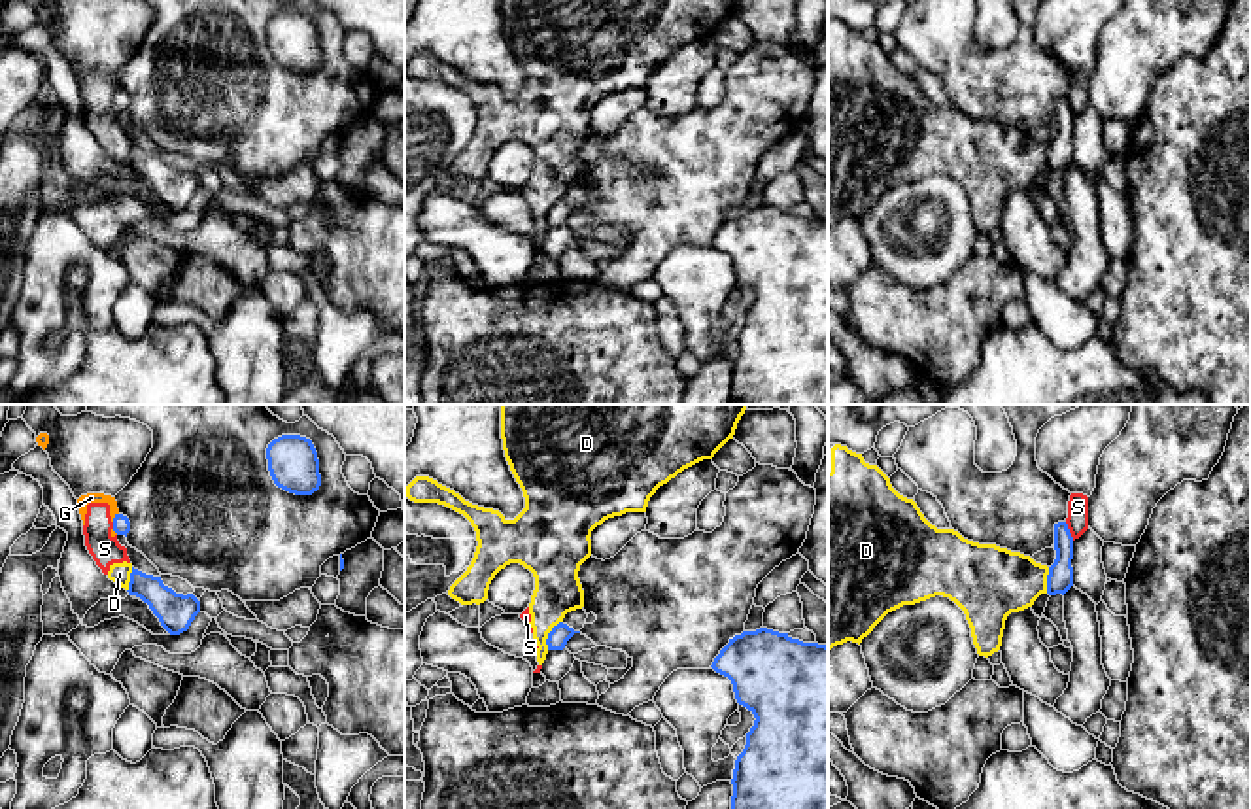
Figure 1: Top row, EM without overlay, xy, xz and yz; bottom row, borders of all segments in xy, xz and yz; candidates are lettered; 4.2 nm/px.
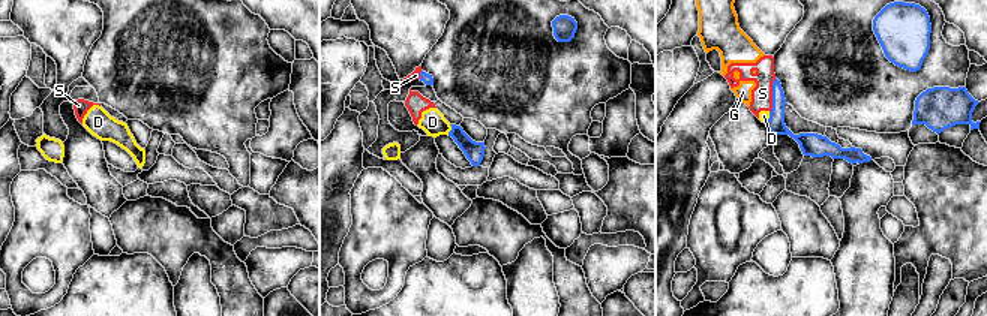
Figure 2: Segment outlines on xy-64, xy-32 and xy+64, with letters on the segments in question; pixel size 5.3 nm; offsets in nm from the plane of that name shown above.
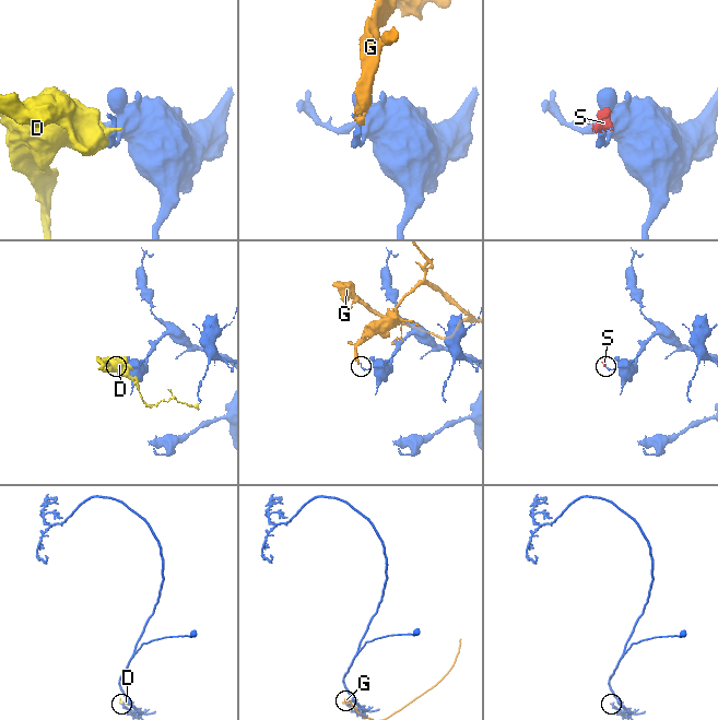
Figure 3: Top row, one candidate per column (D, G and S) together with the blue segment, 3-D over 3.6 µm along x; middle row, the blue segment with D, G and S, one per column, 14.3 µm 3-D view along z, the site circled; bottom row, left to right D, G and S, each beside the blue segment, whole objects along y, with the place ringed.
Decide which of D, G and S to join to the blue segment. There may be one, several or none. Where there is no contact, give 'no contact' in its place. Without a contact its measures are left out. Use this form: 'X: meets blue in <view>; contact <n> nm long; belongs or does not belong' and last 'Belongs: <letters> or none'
D: meets blue in xz; contact 140 nm long; does not belong
G: meets blue in xy; contact 50 nm long; does not belong
S: meets blue in yz; contact 90 nm long; does not belong
Belongs: none

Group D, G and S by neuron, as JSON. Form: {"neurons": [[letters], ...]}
{"neurons": [["D", "G", "S"]]}

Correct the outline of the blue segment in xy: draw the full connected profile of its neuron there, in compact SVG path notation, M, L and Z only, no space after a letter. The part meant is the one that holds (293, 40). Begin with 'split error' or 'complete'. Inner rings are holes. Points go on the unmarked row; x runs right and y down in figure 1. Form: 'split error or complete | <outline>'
complete | M282 11L266 25L274 60L295 72L312 72L321 62L319 36L310 15Z

